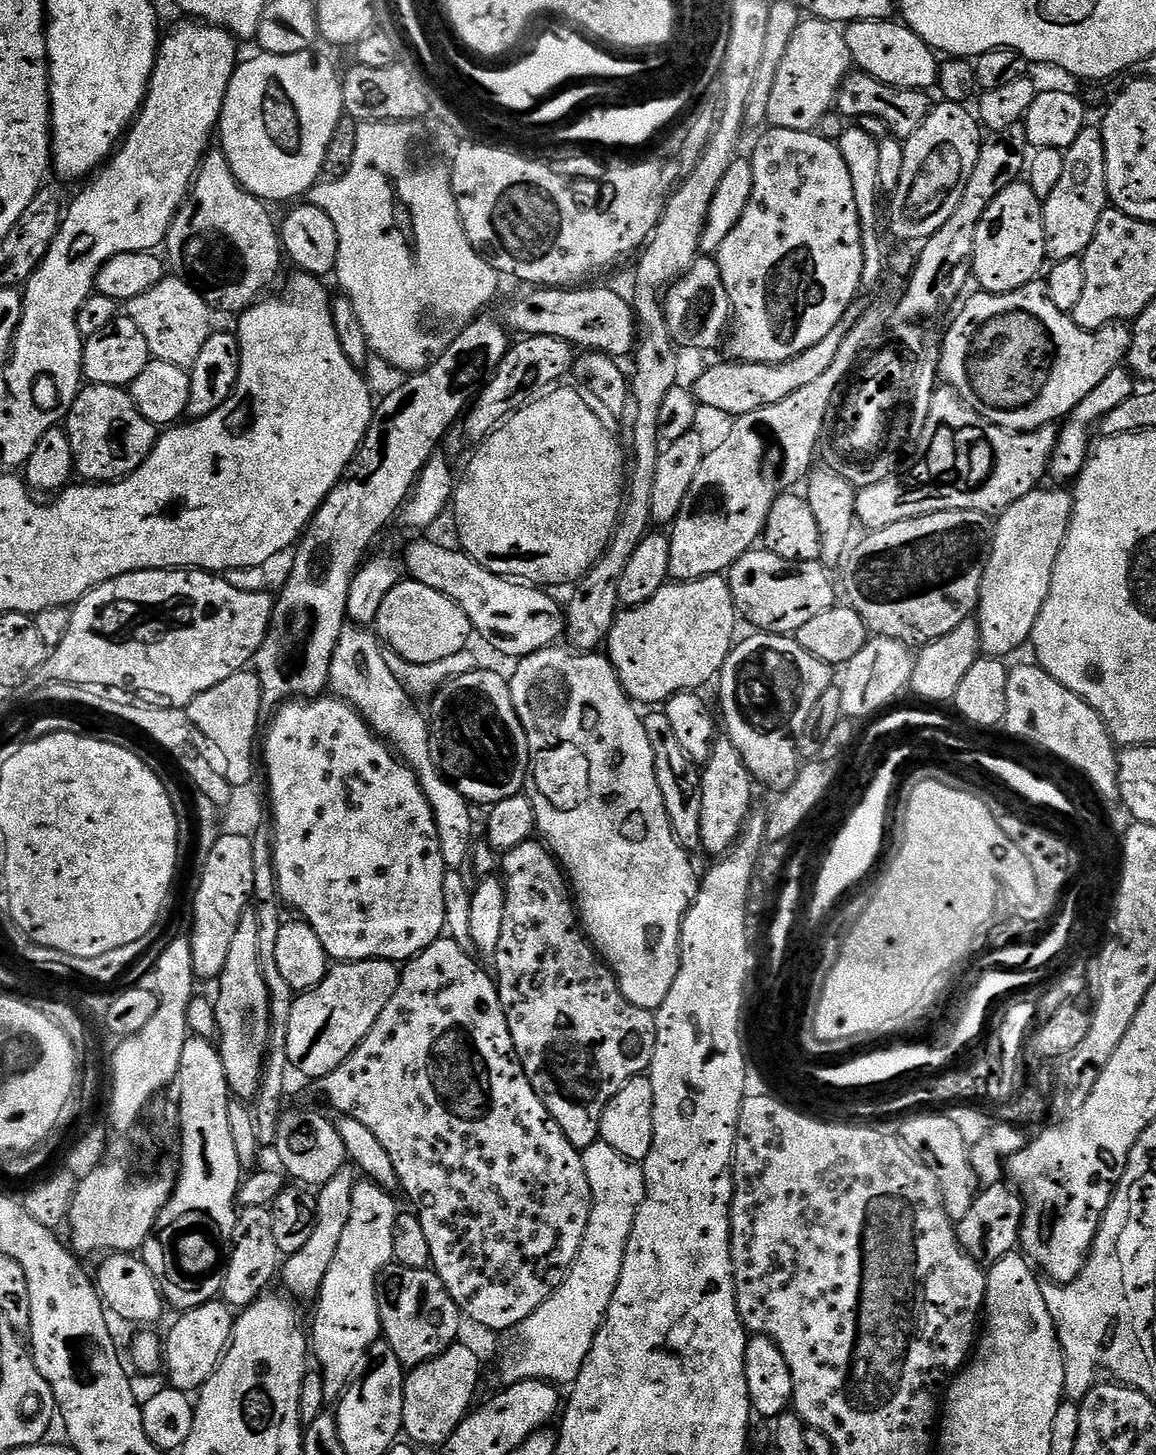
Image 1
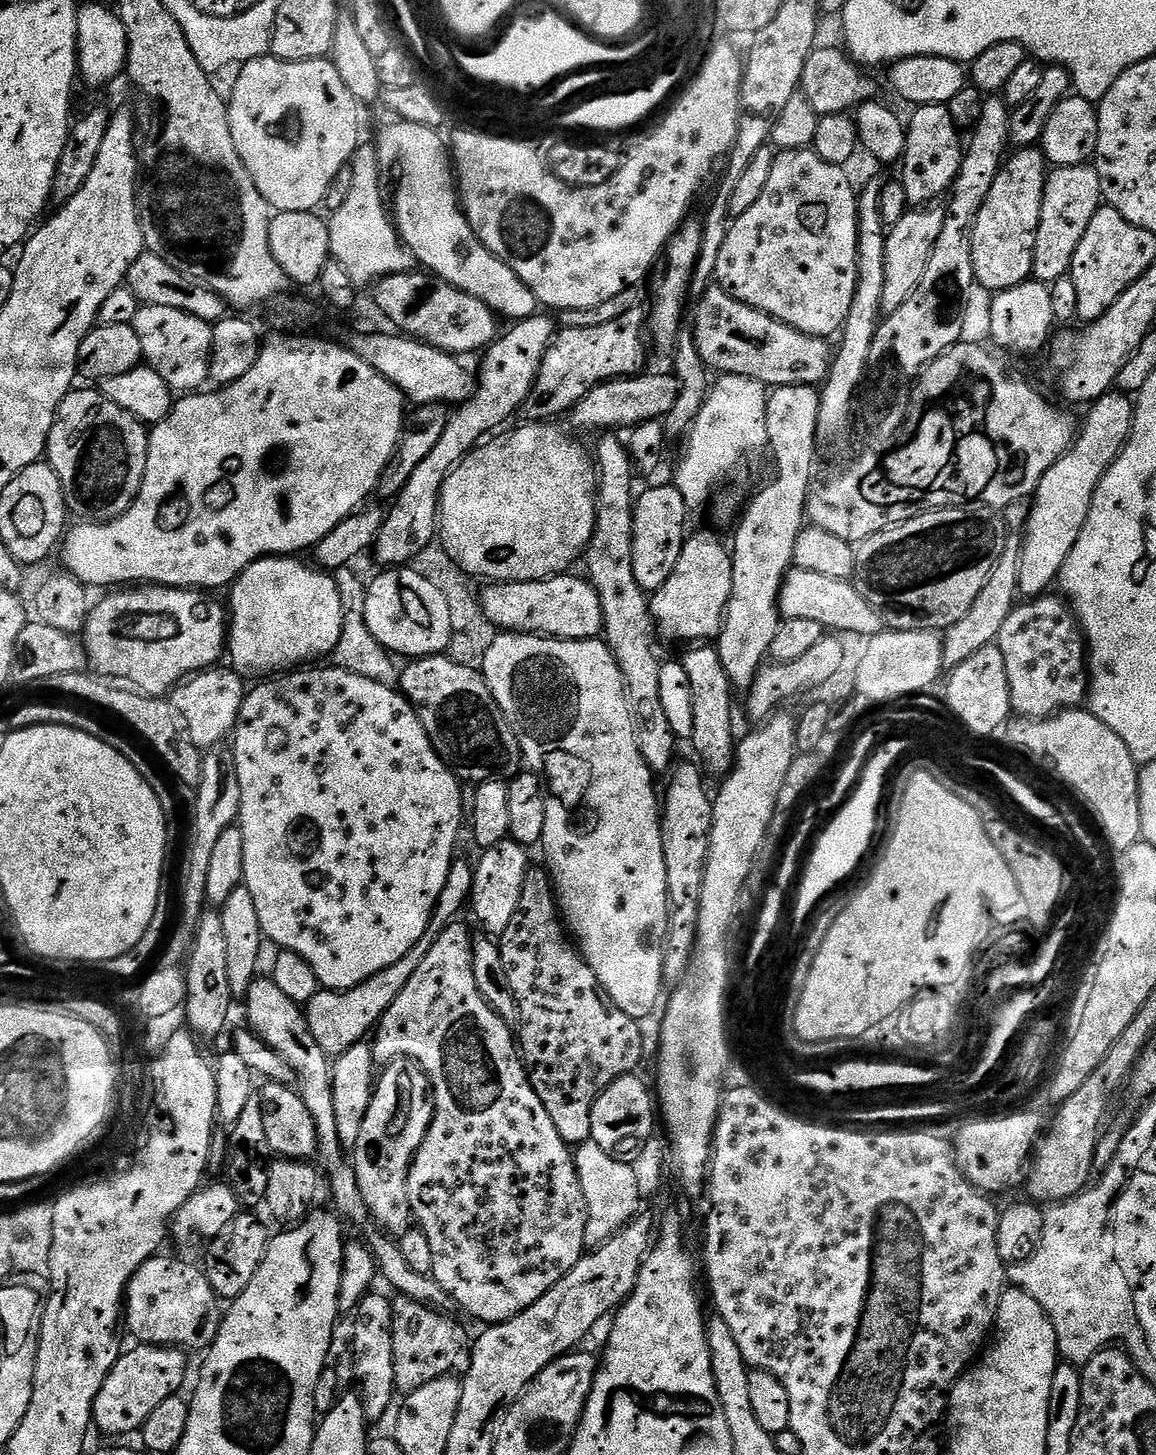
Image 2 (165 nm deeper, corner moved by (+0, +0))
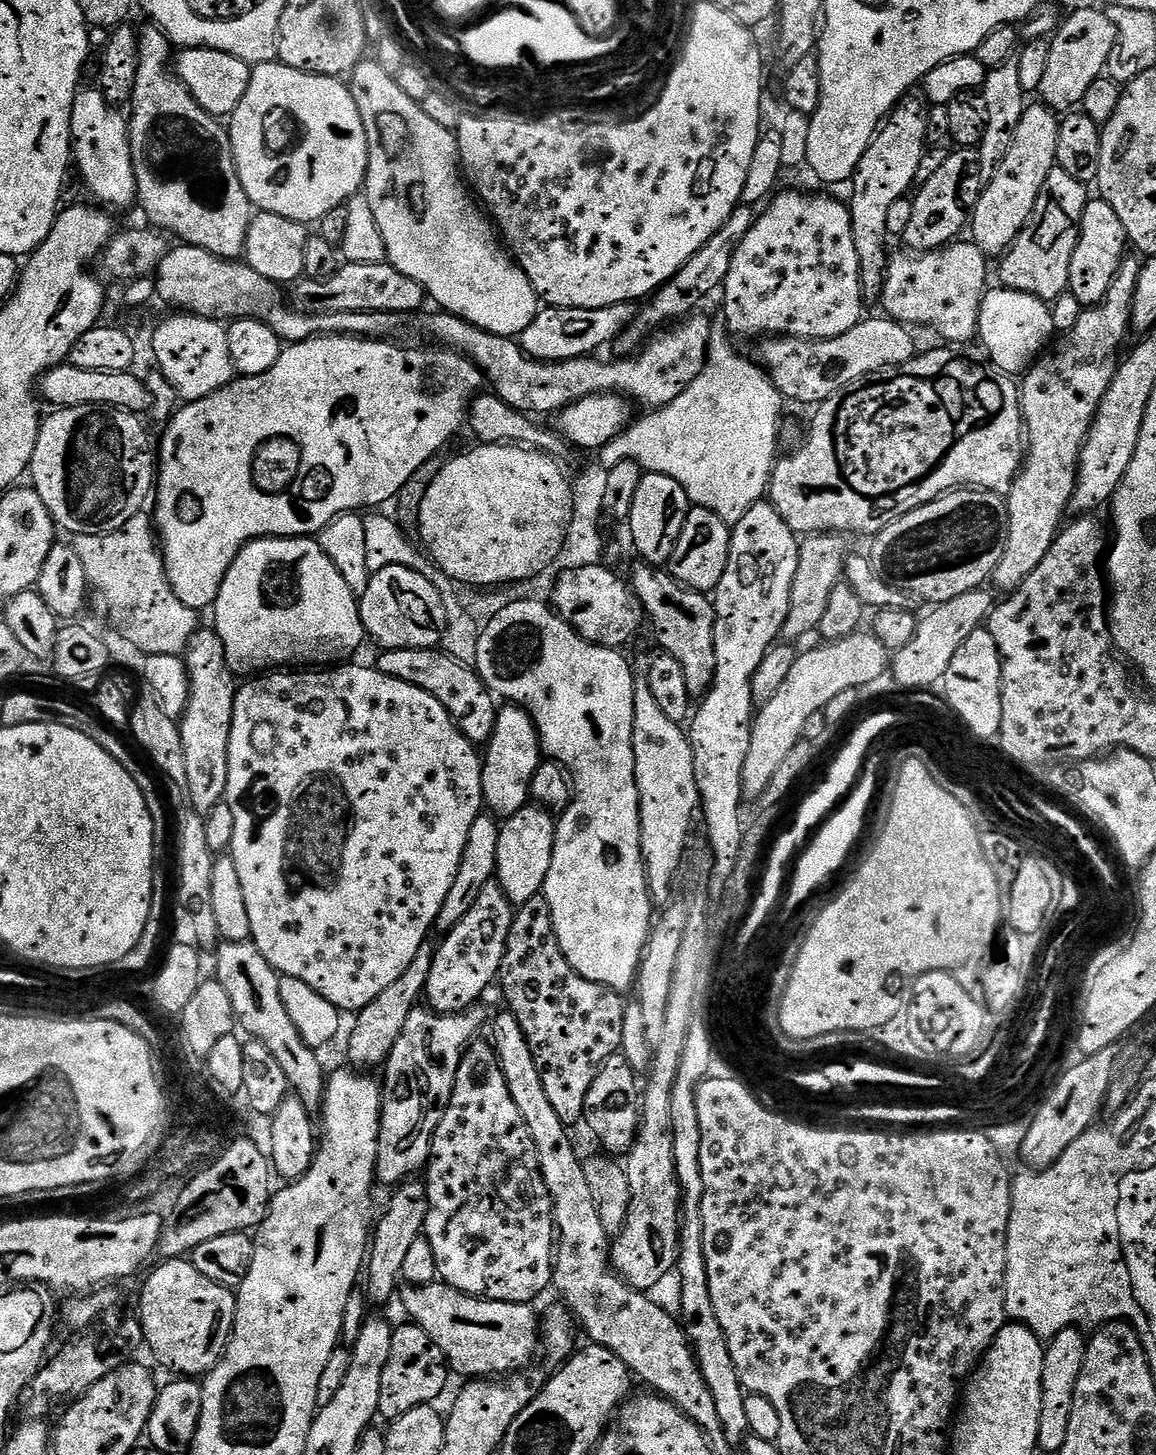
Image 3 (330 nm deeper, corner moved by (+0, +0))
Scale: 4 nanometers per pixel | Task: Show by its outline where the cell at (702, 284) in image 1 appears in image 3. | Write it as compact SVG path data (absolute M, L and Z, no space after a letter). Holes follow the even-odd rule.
M891 318L861 319L846 334L829 340L803 340L797 336L764 338L756 348L755 359L766 369L772 383L785 401L819 406L838 394L850 382L883 368L904 364L917 355L918 347L912 341L907 327Z

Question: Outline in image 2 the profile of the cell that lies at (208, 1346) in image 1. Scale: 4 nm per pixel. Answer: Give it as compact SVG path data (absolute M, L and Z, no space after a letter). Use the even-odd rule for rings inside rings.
M140 1344L133 1352L125 1351L118 1358L114 1370L110 1370L110 1374L94 1402L92 1419L95 1427L101 1428L108 1436L124 1436L127 1432L139 1433L140 1429L144 1427L146 1418L150 1418L150 1414L154 1414L154 1410L158 1410L158 1406L162 1406L162 1402L166 1402L166 1398L177 1395L181 1391L184 1375L188 1372L188 1360L184 1356L187 1355L179 1348L155 1344Z

